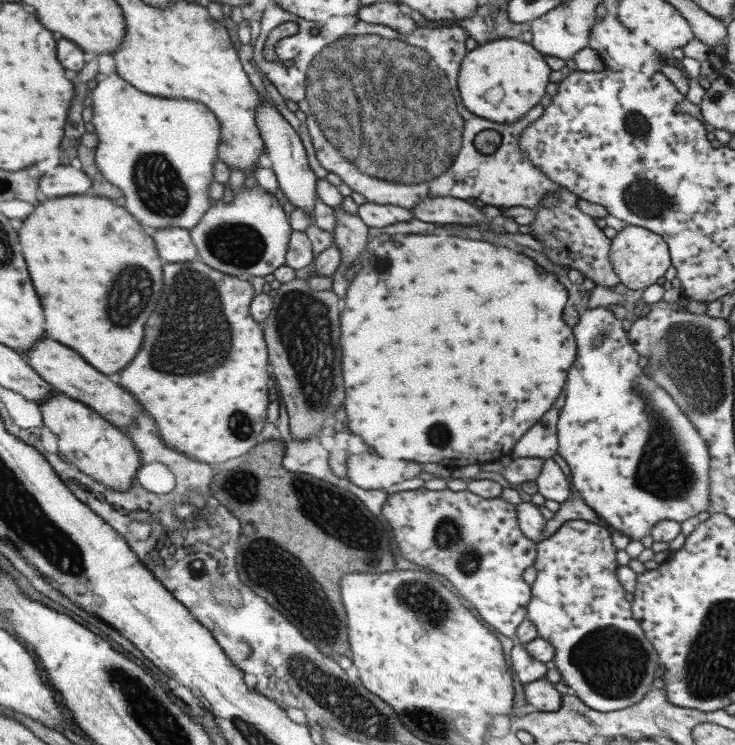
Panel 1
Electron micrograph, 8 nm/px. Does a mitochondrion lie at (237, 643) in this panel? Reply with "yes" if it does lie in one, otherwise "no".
no

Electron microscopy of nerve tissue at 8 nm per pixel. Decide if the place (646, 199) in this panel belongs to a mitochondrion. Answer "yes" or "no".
yes

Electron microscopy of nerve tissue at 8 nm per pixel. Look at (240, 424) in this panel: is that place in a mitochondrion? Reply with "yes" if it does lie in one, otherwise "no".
yes

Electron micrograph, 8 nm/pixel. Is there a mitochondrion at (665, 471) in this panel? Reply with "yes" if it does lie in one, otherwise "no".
yes

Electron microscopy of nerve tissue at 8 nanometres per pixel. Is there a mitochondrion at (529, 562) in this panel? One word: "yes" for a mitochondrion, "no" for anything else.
no

